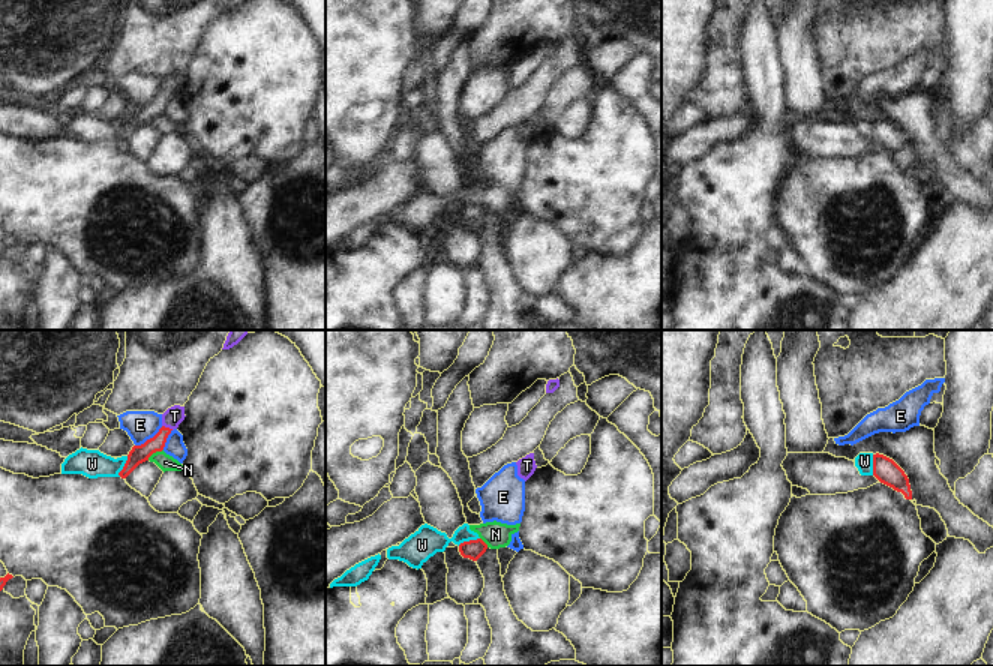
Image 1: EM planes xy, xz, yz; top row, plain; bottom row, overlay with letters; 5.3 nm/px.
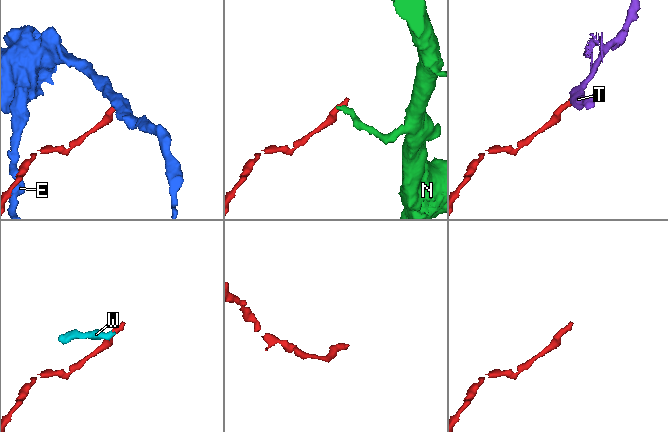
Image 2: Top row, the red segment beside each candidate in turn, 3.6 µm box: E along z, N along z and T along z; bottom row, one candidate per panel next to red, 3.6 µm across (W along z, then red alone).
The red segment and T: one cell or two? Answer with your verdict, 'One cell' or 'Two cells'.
One cell

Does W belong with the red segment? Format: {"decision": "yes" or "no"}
{"decision": "no"}

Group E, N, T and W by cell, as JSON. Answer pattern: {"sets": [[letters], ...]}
{"sets": [["E"], ["N", "W"], ["T"]]}

